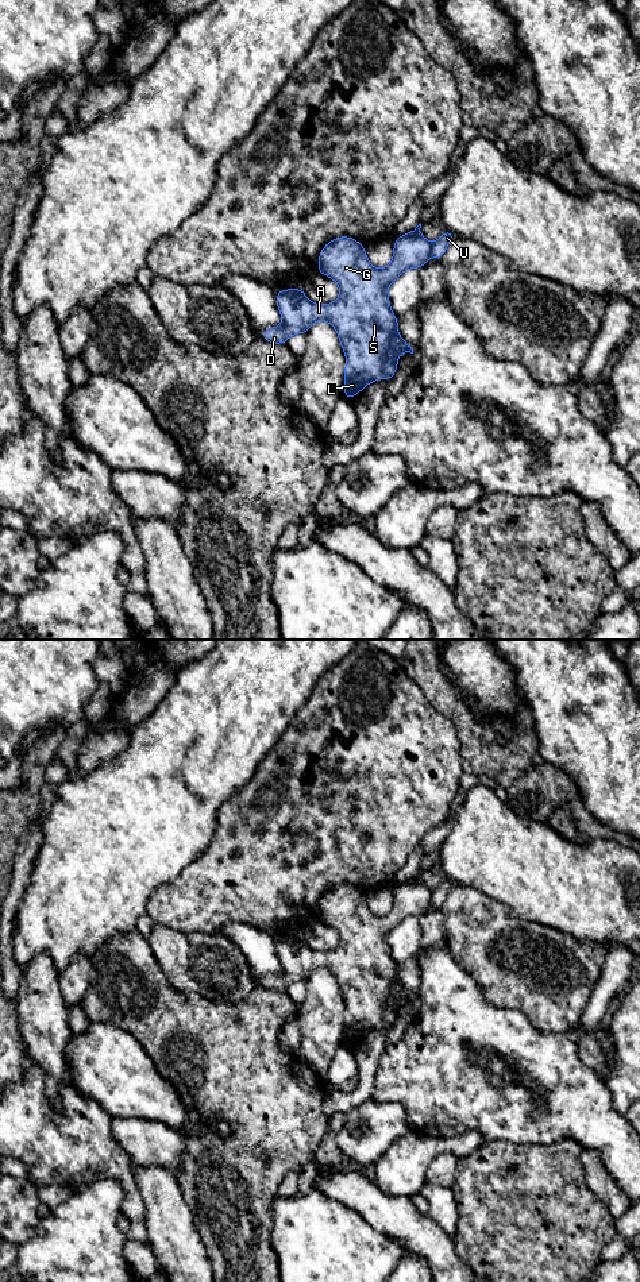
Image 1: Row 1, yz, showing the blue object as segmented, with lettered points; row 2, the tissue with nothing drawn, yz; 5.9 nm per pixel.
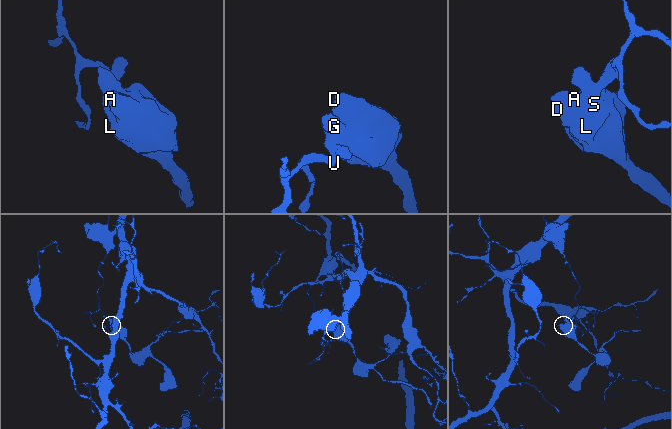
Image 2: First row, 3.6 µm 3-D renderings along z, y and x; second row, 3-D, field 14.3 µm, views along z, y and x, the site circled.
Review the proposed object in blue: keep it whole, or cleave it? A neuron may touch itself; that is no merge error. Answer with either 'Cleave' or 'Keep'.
Cleave

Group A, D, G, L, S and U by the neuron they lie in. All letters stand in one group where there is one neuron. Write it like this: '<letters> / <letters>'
A D G L S / U

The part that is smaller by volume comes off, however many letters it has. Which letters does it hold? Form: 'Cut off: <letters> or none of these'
Cut off: A, D, G, L, S

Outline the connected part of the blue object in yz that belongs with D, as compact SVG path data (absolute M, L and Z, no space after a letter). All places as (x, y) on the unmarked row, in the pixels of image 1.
M421 872L413 879L394 885L393 905L388 915L374 915L366 901L366 895L351 884L338 884L329 888L319 901L317 920L327 923L339 932L339 945L335 950L315 951L302 937L293 935L275 941L277 957L281 962L281 974L269 974L262 980L265 989L286 992L297 981L308 982L316 969L328 969L339 984L344 999L343 1043L352 1047L367 1032L386 1026L390 1030L398 1015L398 1004L413 1001L413 996L398 982L398 966L392 958L388 935L406 918L425 914L431 904L432 891L420 881Z

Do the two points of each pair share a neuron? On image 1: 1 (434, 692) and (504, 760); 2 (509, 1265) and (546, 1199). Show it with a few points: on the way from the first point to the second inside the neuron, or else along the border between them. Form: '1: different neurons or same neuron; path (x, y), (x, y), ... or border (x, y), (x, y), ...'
1: same neuron; path (451, 707), (486, 742)
2: same neuron; path (525, 1248), (529, 1244), (529, 1215)

